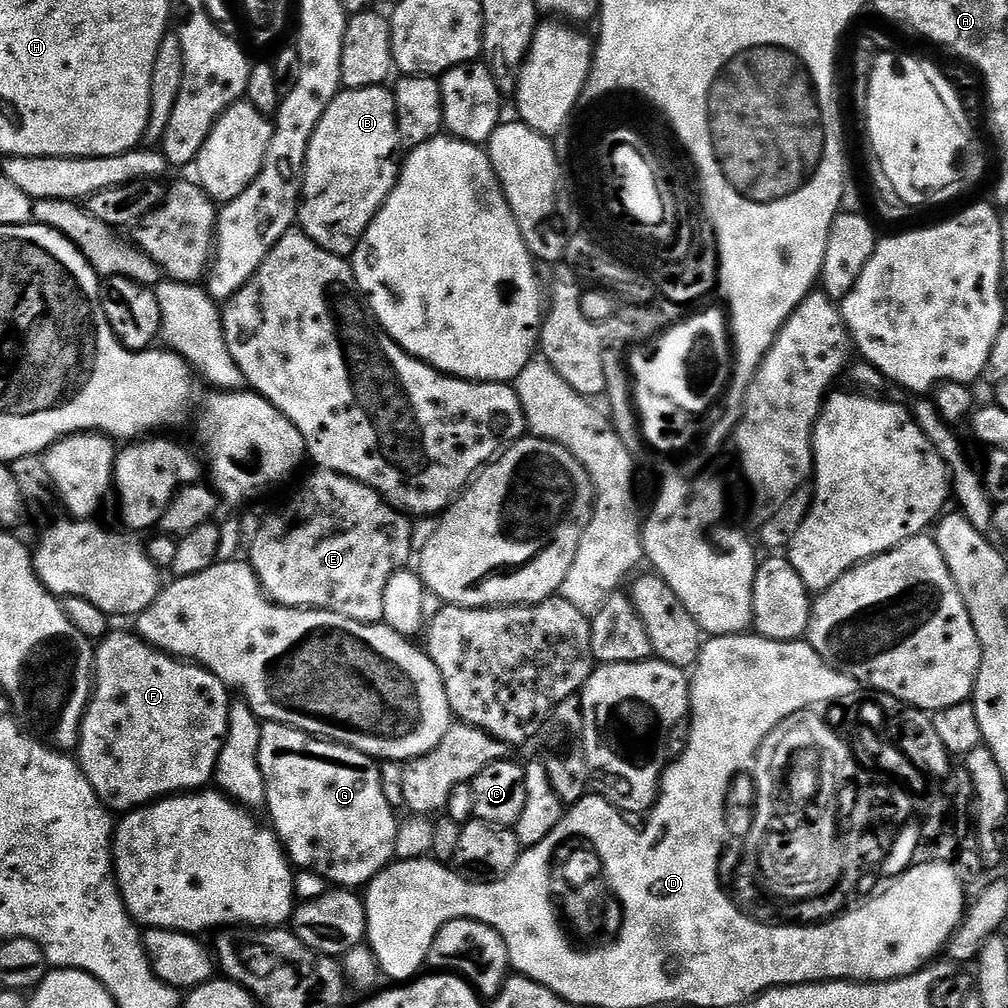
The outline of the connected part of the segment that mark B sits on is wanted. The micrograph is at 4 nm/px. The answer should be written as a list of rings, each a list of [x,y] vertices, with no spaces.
[[[387,87],[349,88],[338,93],[334,102],[326,106],[326,114],[322,114],[310,138],[298,209],[299,231],[305,232],[315,244],[335,256],[351,257],[364,237],[364,231],[376,217],[376,211],[383,206],[384,199],[396,184],[402,167],[401,161],[396,161],[399,152],[402,152],[402,145],[396,125],[396,107]]]

